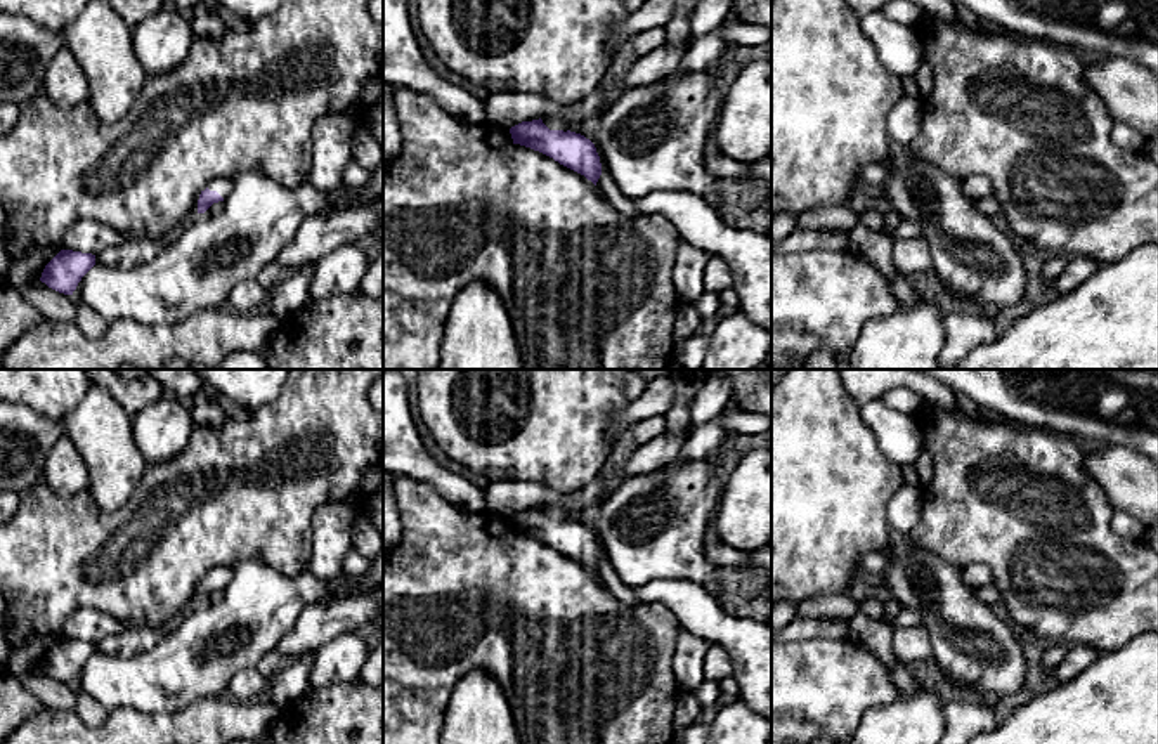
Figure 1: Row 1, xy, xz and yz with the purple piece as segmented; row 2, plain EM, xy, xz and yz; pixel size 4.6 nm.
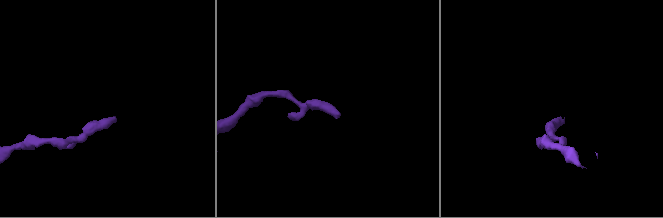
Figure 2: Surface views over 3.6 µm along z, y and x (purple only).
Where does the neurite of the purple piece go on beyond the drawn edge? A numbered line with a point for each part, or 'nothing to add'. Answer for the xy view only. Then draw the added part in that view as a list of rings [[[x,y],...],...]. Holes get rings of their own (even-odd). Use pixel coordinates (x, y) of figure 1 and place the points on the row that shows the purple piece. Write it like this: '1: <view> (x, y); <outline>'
1: xy (222, 186); [[[231,177],[217,179],[208,184],[210,191],[217,191],[222,198],[231,193]]]

